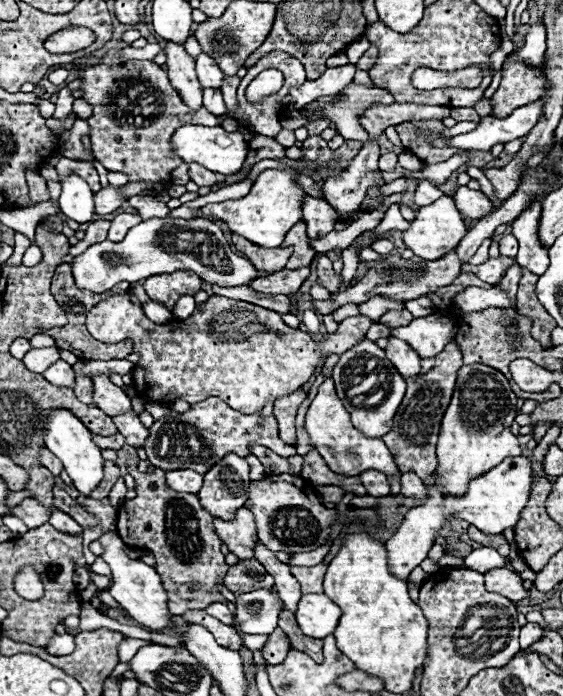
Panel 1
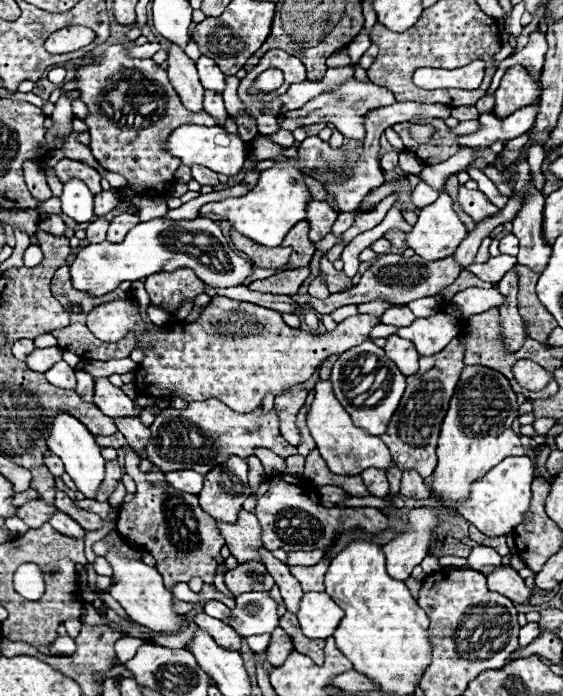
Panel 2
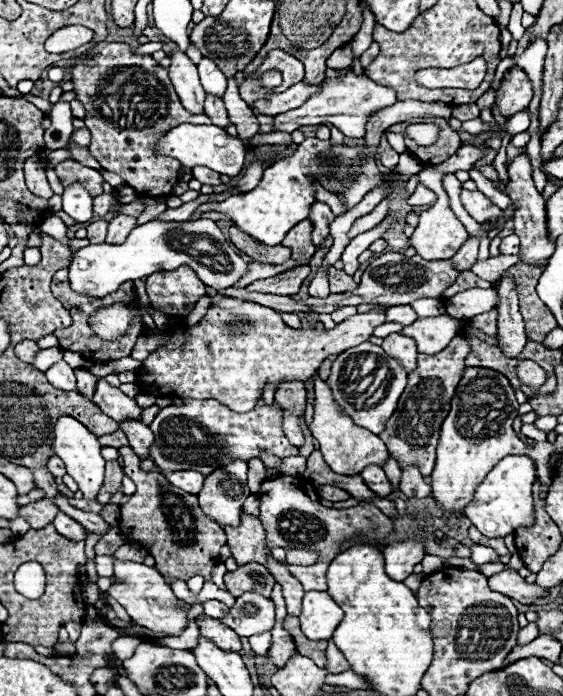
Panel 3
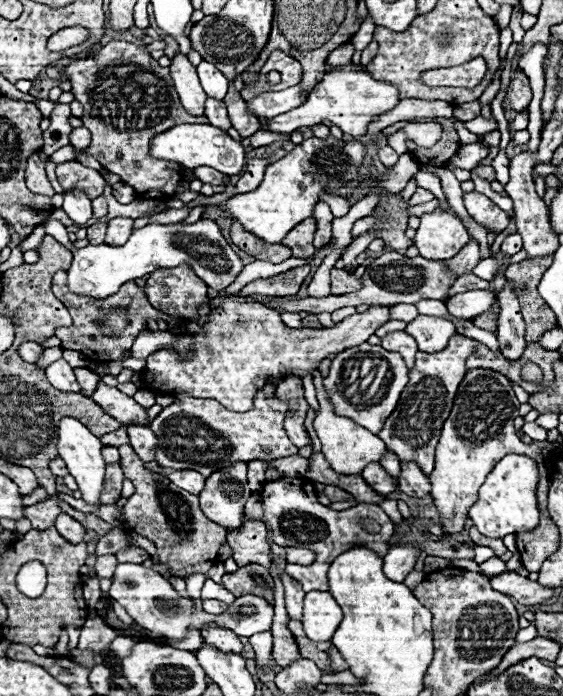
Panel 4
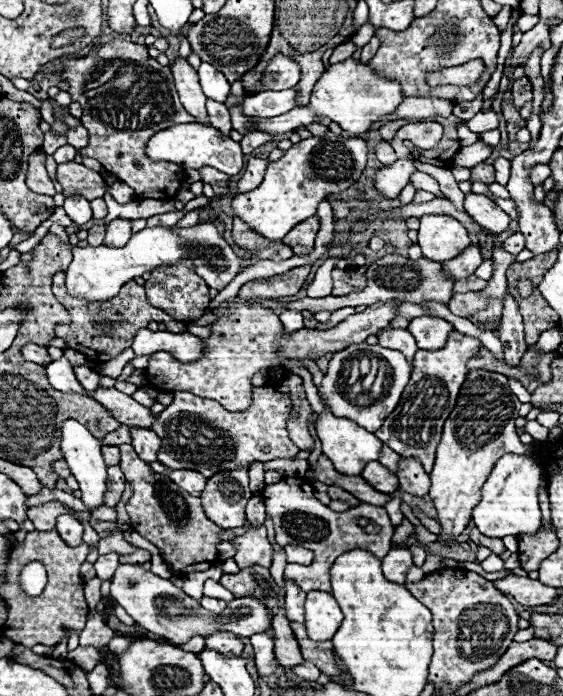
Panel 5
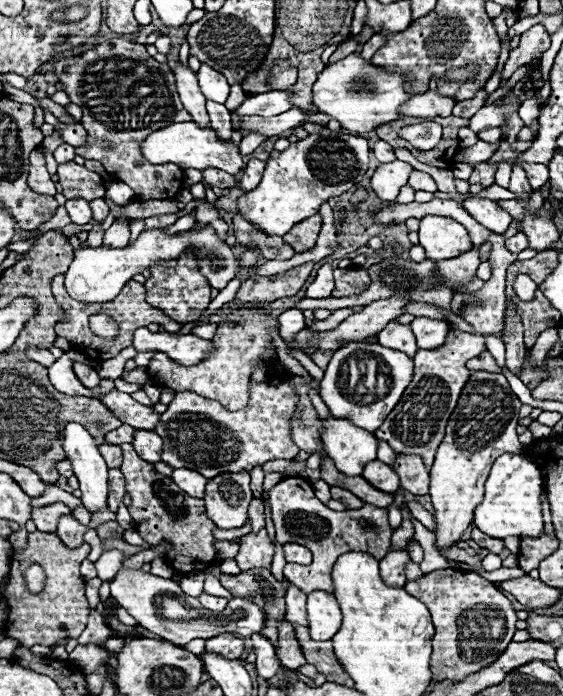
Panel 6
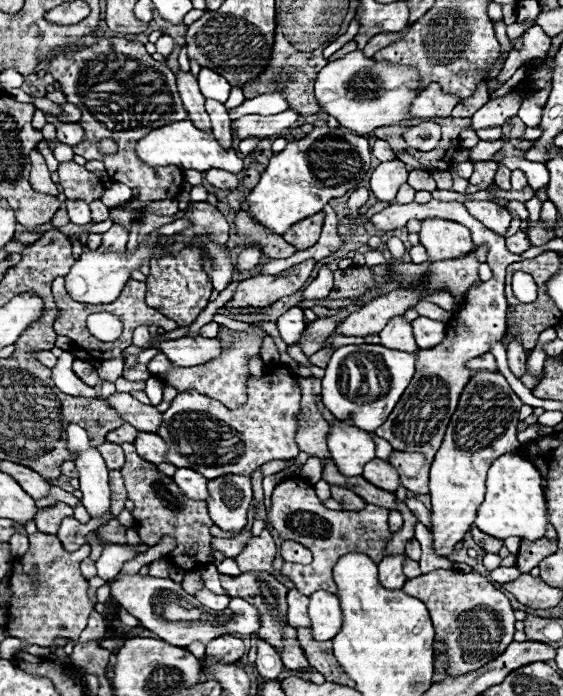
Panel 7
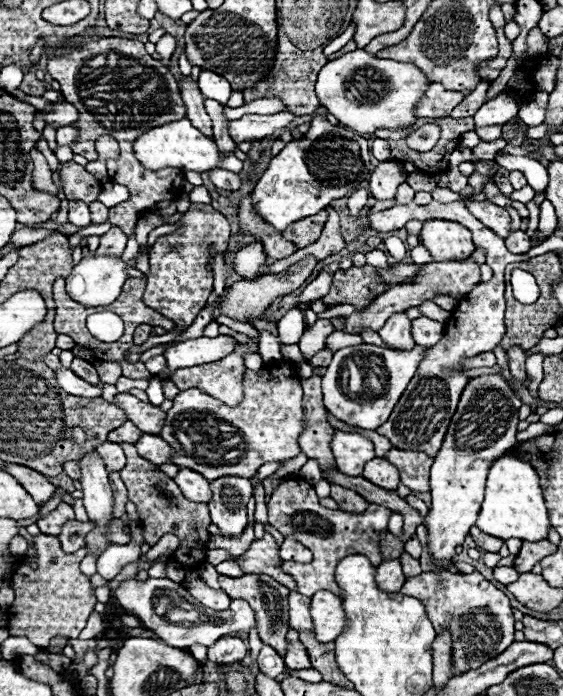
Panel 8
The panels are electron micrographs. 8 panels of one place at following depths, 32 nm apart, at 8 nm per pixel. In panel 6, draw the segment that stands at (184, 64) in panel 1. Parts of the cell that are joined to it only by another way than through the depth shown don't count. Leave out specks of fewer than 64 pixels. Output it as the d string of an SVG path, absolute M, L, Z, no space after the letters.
M182 62L176 64L174 68L174 76L176 76L176 88L180 94L180 100L184 104L184 108L190 112L190 116L194 118L196 124L200 124L202 128L210 126L208 114L206 114L206 98L200 92L198 80L196 80L196 72L192 72L188 66L184 66Z

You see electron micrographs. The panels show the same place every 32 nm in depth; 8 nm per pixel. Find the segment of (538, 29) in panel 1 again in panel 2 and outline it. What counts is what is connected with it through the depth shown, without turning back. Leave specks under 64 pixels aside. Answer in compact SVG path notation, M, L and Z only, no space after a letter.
M536 28L536 30L528 36L528 44L526 44L520 52L512 54L500 63L486 93L494 94L500 86L504 72L514 64L522 64L524 68L528 68L532 74L538 76L540 70L542 70L542 64L544 64L544 54L546 54L546 36L544 36L542 30Z

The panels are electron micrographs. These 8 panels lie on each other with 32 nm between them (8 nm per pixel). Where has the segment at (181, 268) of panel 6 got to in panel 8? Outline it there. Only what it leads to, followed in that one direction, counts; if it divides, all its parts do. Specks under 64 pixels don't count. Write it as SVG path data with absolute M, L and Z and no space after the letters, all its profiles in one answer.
M192 204L188 208L188 212L182 216L182 228L160 236L156 240L156 244L152 246L150 252L150 272L146 274L148 286L144 292L144 302L154 308L156 312L160 312L162 316L170 318L176 324L176 330L188 328L194 318L198 316L198 312L206 306L206 300L212 292L212 272L208 270L208 262L214 258L212 256L212 248L214 250L226 250L228 248L228 236L230 236L230 224L224 218L224 214L220 214L216 208L212 208L210 204Z

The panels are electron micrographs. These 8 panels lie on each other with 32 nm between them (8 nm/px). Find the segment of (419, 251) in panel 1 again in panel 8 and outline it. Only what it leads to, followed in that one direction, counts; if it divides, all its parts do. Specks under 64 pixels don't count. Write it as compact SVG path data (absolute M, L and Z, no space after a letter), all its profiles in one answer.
M426 220L420 232L420 242L428 248L434 262L462 260L476 250L470 230L448 220Z

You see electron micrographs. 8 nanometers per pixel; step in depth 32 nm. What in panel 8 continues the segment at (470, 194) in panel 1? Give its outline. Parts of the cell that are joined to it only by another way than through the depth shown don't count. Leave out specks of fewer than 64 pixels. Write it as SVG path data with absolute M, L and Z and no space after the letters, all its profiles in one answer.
M470 200L470 202L466 202L466 206L472 212L472 216L476 216L486 228L496 232L498 236L506 238L510 234L510 214L504 208L492 204L488 200L486 202Z

